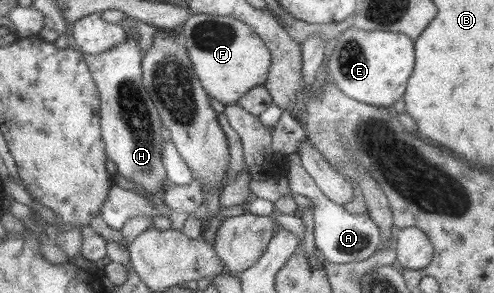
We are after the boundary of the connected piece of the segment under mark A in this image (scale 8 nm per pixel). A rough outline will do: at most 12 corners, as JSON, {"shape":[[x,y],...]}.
{"shape":[[296,153],[289,187],[313,203],[316,248],[331,263],[363,261],[382,237],[316,186]]}

